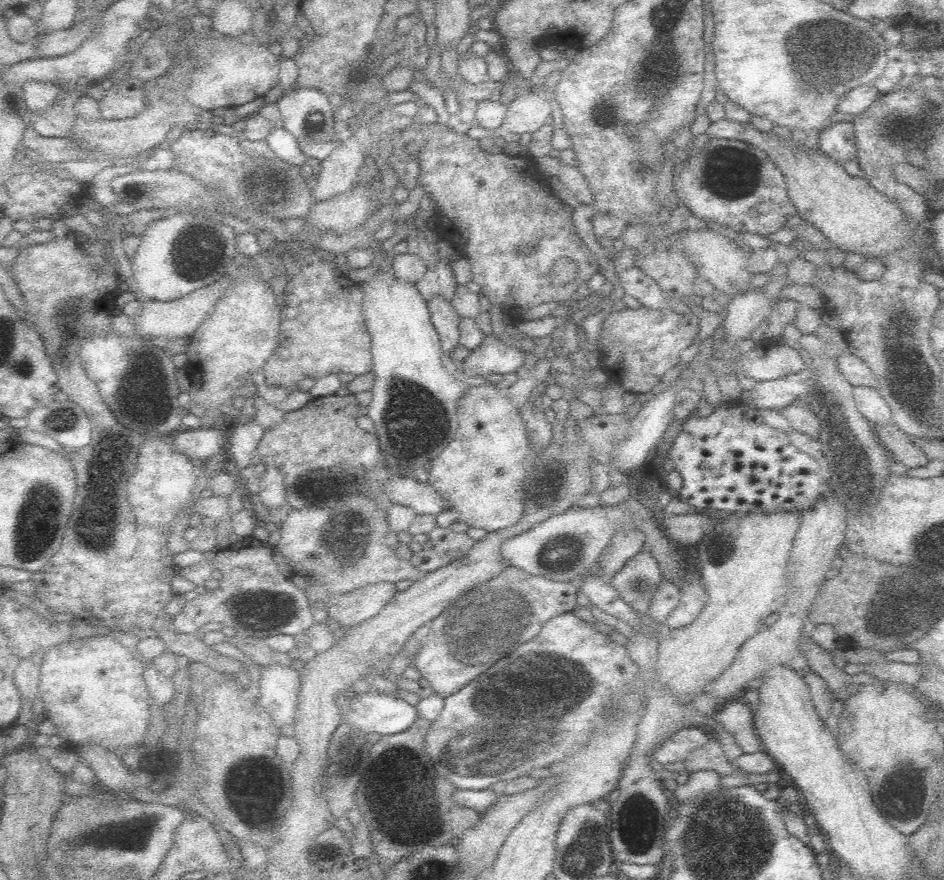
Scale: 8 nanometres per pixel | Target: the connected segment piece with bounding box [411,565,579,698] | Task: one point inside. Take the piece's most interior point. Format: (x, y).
(500, 614)

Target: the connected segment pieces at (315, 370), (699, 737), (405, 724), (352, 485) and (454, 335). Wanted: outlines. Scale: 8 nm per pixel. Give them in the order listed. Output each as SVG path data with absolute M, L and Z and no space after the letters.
M315 249L300 252L296 261L299 261L302 267L294 278L290 278L283 293L286 304L284 304L284 316L282 316L282 326L278 336L280 342L263 366L267 384L287 387L298 384L307 377L316 378L339 372L350 372L357 377L370 372L373 368L371 336L362 314L363 306L360 302L364 299L364 294L359 291L359 284L352 283L352 280L346 276L345 267L317 258Z
M684 725L680 730L671 733L656 746L652 758L662 765L674 764L685 761L691 750L704 746L708 742L708 736L702 727L696 725Z
M368 690L344 701L343 720L364 731L393 735L408 730L419 714L417 707L386 693Z
M354 393L347 396L321 396L311 399L298 410L284 413L282 420L274 428L265 430L251 458L251 464L258 470L268 467L282 469L286 508L299 509L324 502L334 504L336 500L360 490L366 471L382 458L378 438L363 430L357 423L360 407Z
M442 296L428 299L430 316L439 336L443 354L449 355L454 350L459 350L459 324L461 316L454 309L452 301Z

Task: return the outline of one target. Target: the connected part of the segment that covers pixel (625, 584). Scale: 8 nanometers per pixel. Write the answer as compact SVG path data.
M643 548L610 579L622 600L629 604L639 616L646 618L654 593L664 573L648 548Z

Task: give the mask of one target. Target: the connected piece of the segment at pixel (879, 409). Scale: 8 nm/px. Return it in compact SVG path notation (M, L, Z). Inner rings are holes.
M862 385L853 387L853 395L858 411L870 423L884 424L890 420L890 407L874 387Z

